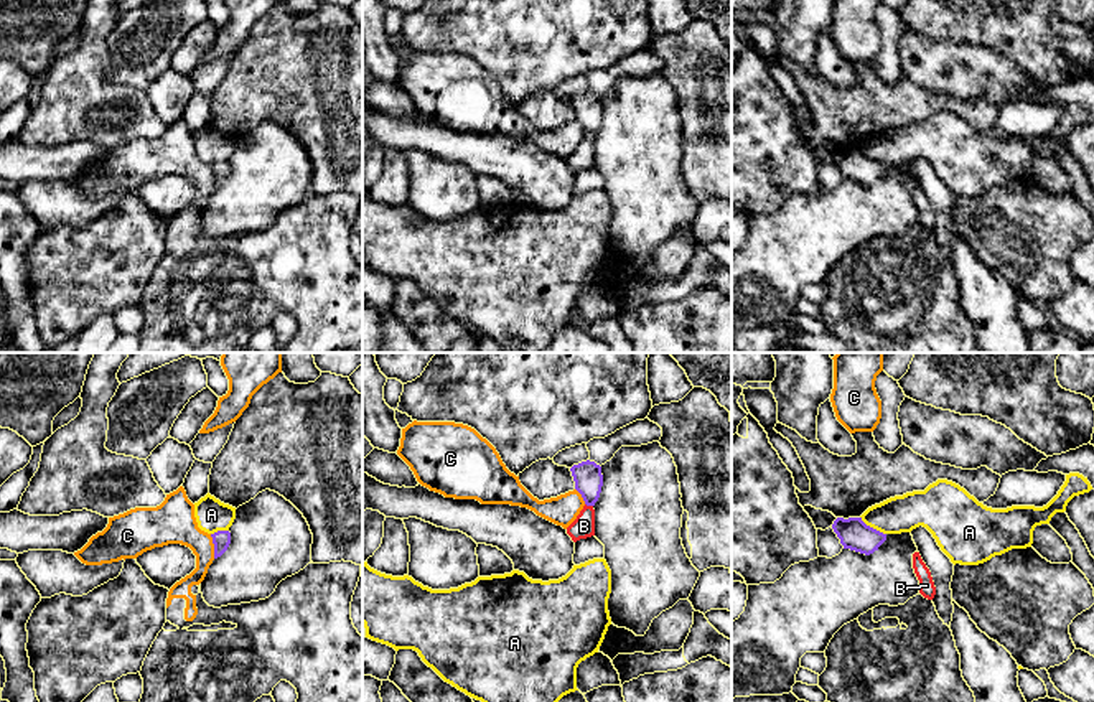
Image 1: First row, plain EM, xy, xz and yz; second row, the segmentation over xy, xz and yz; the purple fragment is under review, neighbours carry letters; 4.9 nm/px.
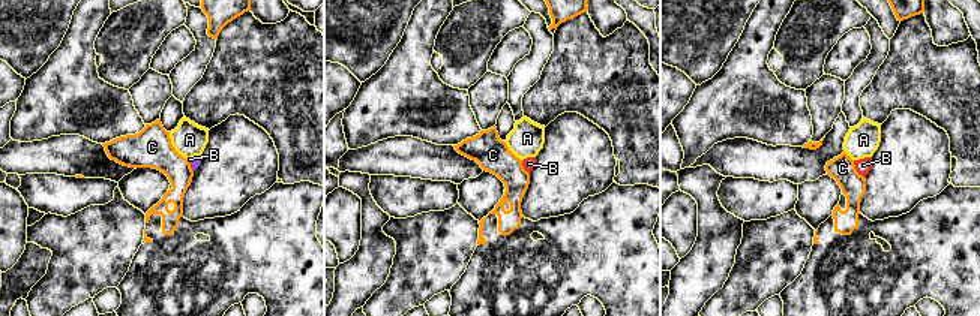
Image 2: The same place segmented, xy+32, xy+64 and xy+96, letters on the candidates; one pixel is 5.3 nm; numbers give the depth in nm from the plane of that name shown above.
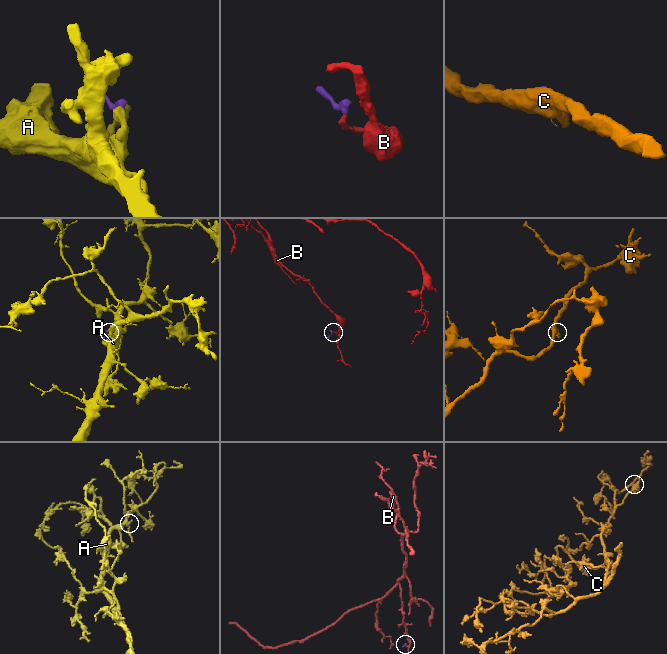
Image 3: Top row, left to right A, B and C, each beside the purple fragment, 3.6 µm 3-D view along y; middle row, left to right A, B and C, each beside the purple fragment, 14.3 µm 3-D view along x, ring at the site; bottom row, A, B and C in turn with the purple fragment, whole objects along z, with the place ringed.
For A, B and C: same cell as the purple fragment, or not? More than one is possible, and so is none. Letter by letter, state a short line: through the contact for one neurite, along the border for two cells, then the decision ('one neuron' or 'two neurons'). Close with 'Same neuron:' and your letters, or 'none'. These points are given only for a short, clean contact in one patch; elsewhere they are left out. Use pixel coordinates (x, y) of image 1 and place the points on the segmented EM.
A: yz (860, 516), (867, 524), (885, 534) | two neurons
B: xz (587, 475), (589, 505), (584, 526) | one neuron
C: xy (210, 534), (215, 544), (215, 557) | two neurons
Same neuron: B

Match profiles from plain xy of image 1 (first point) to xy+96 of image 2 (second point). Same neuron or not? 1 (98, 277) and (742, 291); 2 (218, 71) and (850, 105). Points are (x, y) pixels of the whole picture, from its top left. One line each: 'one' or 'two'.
1: one
2: one

